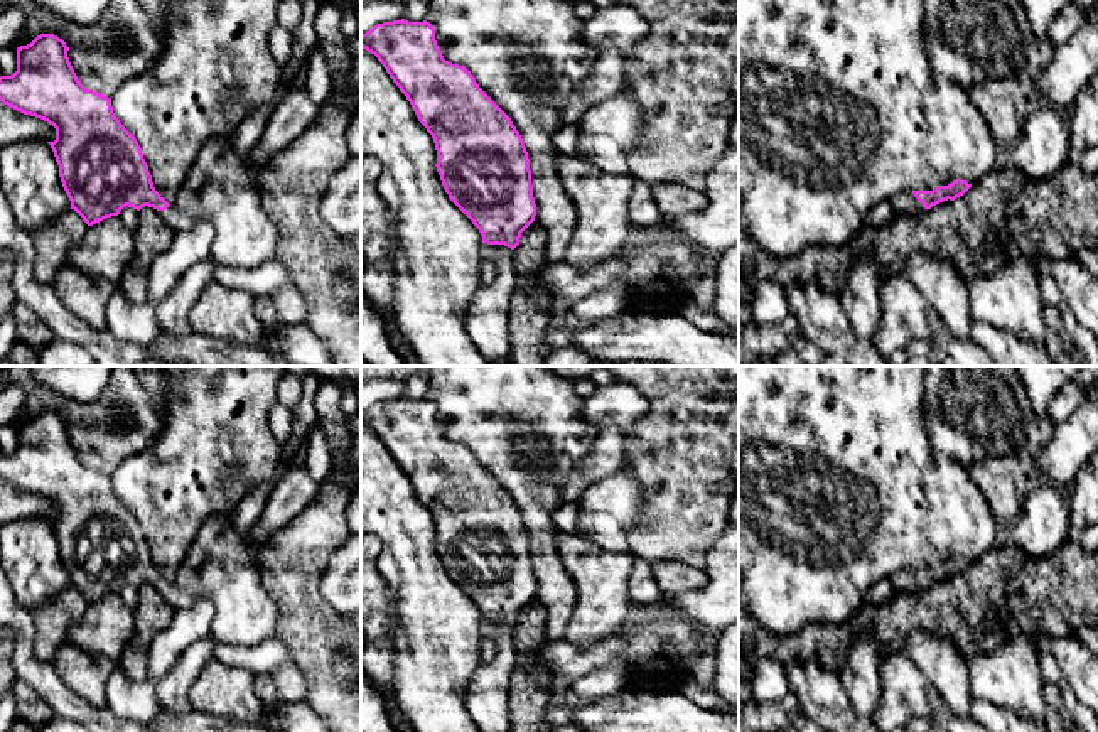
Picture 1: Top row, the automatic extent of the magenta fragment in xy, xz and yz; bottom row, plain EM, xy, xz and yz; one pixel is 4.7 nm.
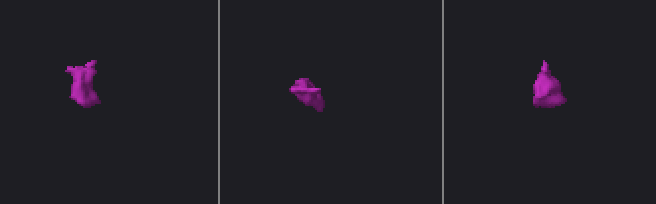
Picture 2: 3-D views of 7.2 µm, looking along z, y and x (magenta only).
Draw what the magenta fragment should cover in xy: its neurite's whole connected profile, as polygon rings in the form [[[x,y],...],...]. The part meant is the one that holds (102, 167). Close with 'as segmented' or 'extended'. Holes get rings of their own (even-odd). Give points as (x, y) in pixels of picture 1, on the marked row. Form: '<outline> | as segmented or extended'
[[[40,34],[30,44],[17,47],[17,71],[0,76],[0,101],[56,128],[56,140],[47,143],[59,165],[71,209],[88,226],[118,216],[126,206],[137,211],[148,206],[157,209],[174,231],[207,221],[214,229],[209,256],[213,263],[251,270],[278,258],[280,233],[260,204],[256,179],[248,174],[246,157],[238,155],[224,135],[201,148],[174,202],[169,204],[153,187],[137,138],[115,116],[111,98],[81,84],[67,51],[66,42],[54,34]]] | extended

